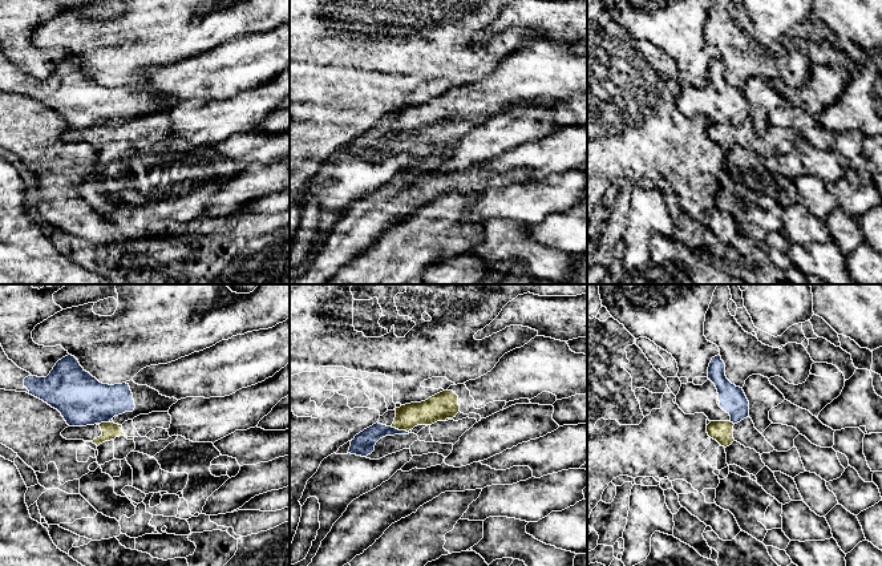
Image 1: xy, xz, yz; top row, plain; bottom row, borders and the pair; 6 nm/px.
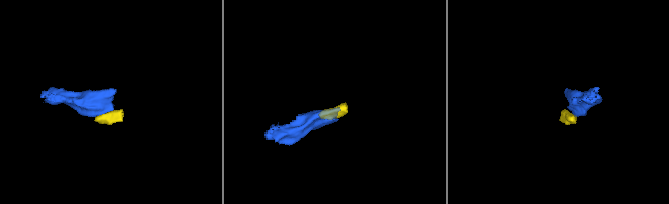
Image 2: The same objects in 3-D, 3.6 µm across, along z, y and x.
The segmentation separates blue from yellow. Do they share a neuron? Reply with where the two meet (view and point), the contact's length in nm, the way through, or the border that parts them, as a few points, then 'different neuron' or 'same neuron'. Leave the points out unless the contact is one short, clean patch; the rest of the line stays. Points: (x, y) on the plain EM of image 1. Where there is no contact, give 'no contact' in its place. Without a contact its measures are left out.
meets blue in xz at (400, 133); contact 120 nm long; border along xz (391, 129), (408, 134); different neuron

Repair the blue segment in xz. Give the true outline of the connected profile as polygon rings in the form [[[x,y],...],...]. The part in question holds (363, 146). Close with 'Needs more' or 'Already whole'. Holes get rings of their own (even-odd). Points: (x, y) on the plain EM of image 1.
[[[395,112],[380,118],[376,126],[355,138],[355,141],[351,143],[348,155],[367,159],[375,153],[375,147],[380,141],[395,137],[409,137],[406,133],[398,133],[392,129],[395,120]]]. Needs more

